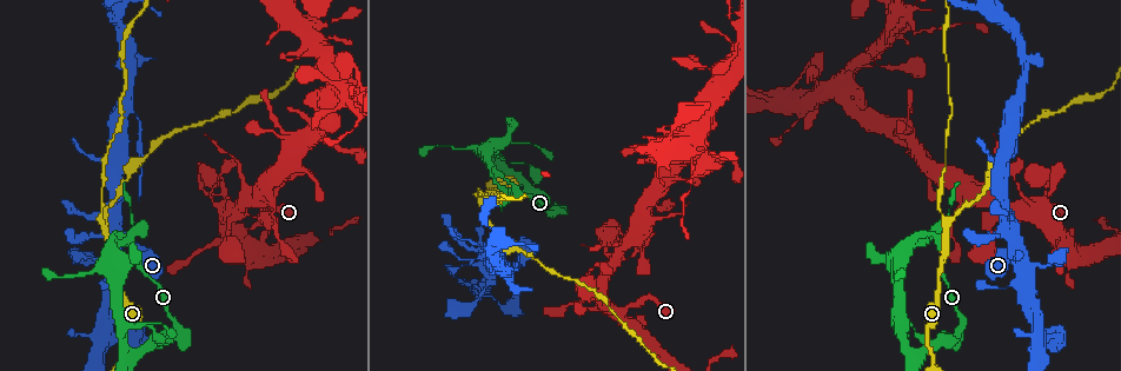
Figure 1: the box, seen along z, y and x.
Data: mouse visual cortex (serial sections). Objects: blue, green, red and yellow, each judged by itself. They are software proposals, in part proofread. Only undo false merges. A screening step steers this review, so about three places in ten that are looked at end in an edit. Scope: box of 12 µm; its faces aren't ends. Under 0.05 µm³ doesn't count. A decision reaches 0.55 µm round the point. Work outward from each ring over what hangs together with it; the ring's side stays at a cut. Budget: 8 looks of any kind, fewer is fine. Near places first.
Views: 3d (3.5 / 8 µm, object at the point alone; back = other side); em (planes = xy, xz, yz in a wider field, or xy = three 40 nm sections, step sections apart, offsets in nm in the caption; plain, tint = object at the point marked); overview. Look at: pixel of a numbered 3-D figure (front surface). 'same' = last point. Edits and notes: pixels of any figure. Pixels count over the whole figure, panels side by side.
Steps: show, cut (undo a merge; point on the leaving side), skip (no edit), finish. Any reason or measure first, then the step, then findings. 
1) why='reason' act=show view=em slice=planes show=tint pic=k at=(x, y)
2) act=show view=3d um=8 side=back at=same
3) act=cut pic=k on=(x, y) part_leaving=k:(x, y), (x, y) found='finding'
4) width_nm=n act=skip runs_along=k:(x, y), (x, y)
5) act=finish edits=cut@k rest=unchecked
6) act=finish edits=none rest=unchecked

why='arms part here' act=show view=em slice=planes show=tint pic=1 at=(946, 224)

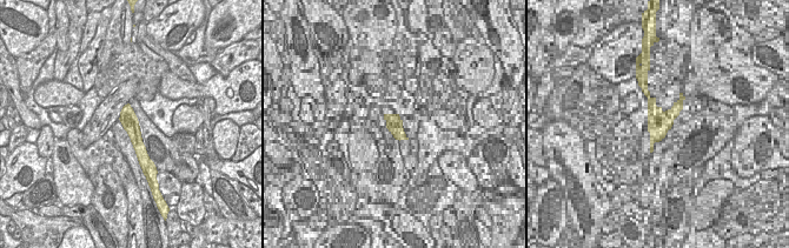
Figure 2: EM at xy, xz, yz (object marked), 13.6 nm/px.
act=show view=3d um=3.5 at=same

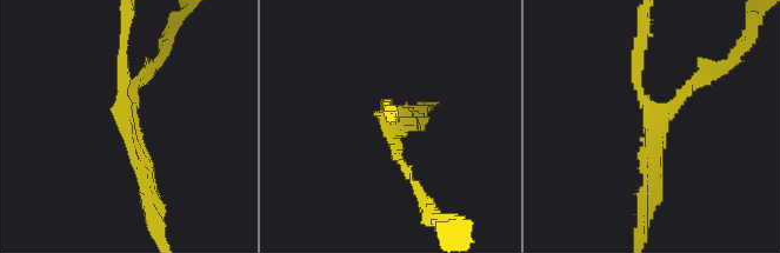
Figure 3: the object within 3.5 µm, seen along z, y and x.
arms=3 arm_widths_nm=150,150,200 act=skip runs_along=2:(127, 107), (127, 118), (143, 160) found='continuous, no second cell'

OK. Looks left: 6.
why='sharp bend' act=show view=3d um=3.5 pic=1 at=(133, 109)

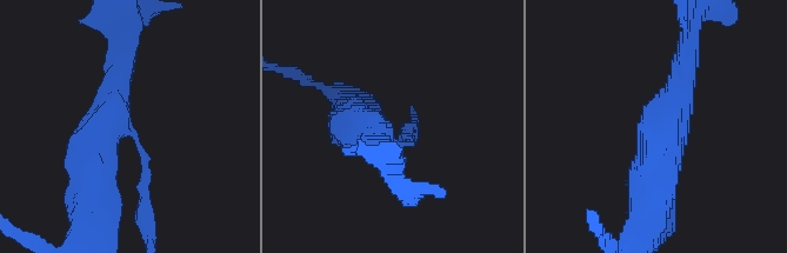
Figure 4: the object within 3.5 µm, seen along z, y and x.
arms=3 arm_widths_nm=100,350,500 act=show view=em slice=xy step=1 show=tint pic=4 at=(128, 131)

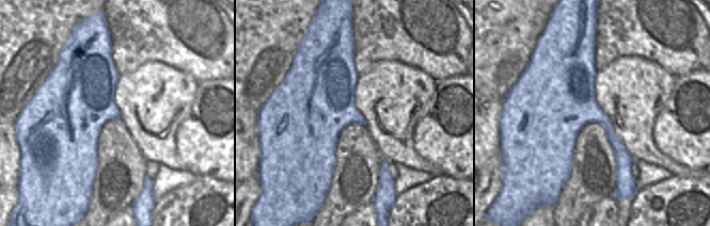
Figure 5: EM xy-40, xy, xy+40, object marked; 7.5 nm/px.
act=cut pic=4 on=(147, 179) border=5:(610, 123), (603, 127) found='a second cell is stuck on'

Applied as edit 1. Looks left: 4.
why='see it whole again' act=show view=overview

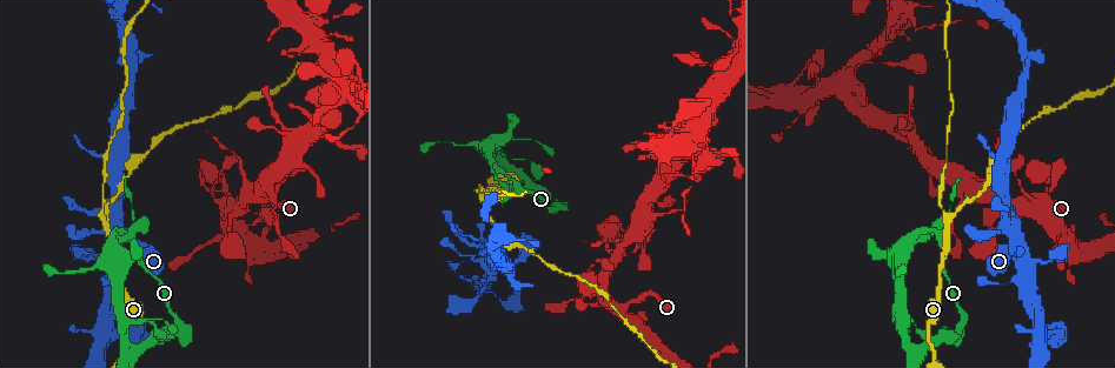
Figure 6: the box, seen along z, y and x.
why='abrupt turn' act=show view=3d um=3.5 pic=6 at=(557, 204)

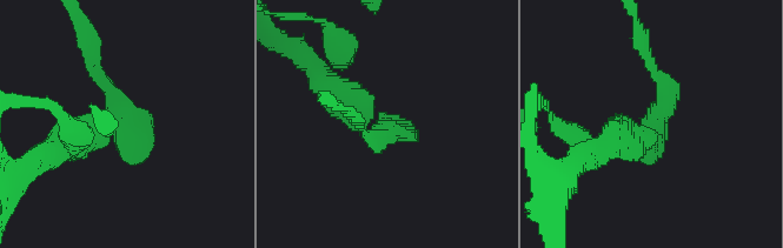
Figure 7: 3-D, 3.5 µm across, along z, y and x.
why='shape alone is not enough' act=show view=em slice=xy step=5 show=tint pic=7 at=(386, 133)

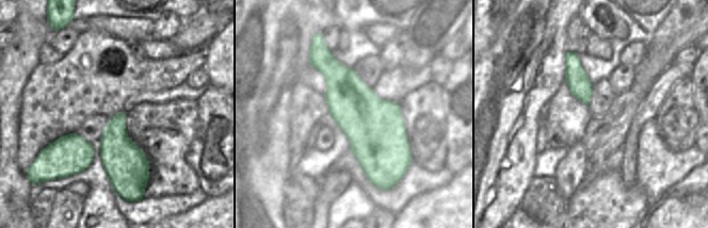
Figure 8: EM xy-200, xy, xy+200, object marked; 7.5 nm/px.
width_nm=440 act=skip runs_along=7:(645, 48), (667, 104), (615, 139) found='continuous, no second cell'

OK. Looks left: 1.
act=finish edits=cut@4 rest=unchecked

